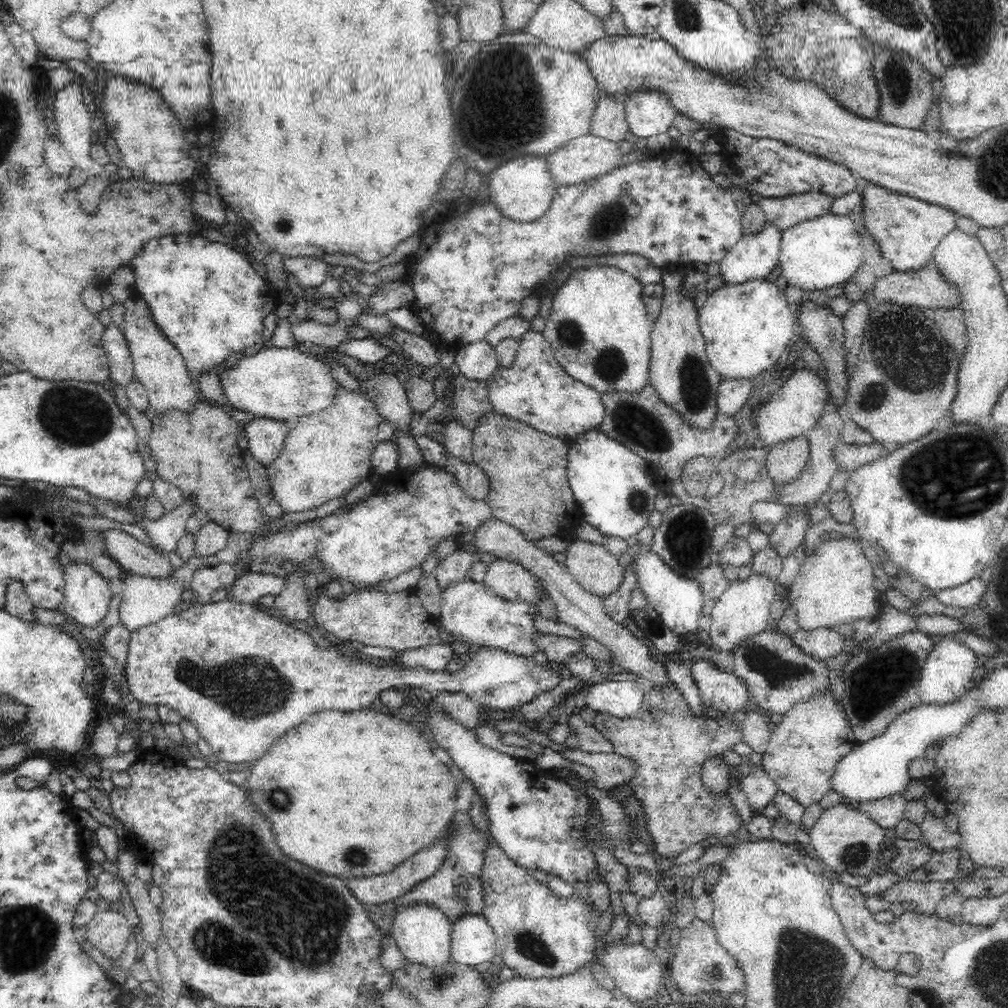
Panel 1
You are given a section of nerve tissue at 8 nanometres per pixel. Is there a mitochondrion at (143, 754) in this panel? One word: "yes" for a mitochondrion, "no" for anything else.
no

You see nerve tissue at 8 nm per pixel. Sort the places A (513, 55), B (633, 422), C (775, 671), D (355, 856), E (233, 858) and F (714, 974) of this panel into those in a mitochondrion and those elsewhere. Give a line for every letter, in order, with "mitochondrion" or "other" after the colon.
A: mitochondrion
B: mitochondrion
C: mitochondrion
D: mitochondrion
E: mitochondrion
F: mitochondrion

